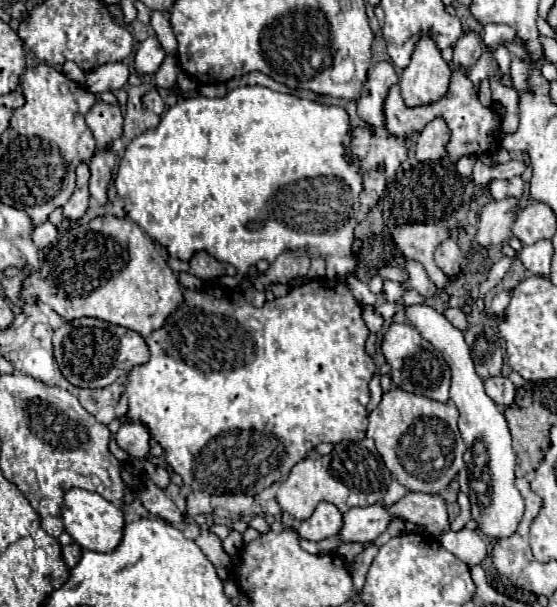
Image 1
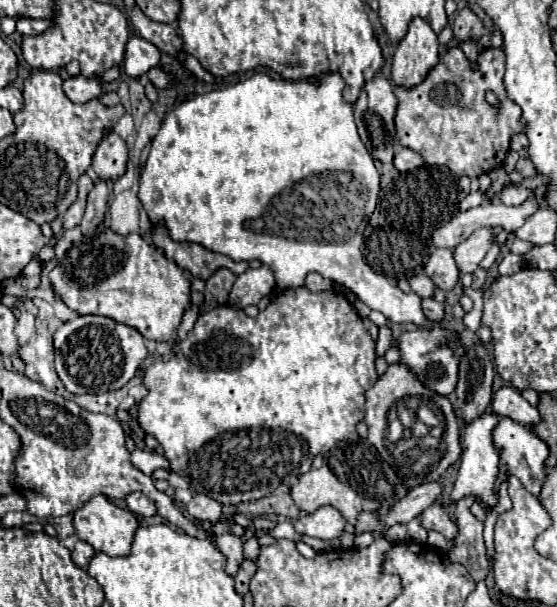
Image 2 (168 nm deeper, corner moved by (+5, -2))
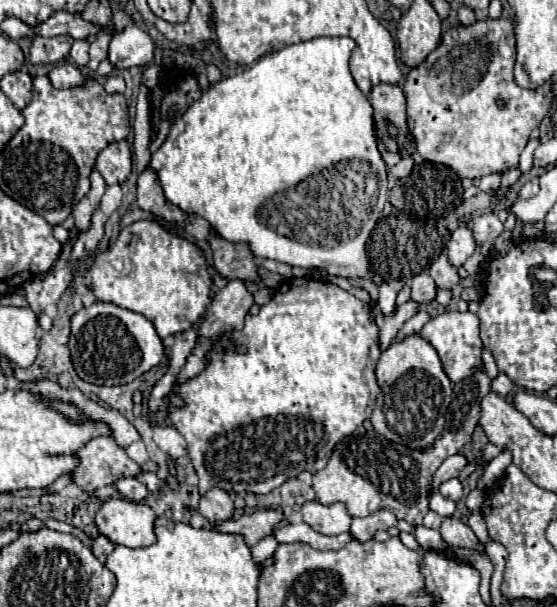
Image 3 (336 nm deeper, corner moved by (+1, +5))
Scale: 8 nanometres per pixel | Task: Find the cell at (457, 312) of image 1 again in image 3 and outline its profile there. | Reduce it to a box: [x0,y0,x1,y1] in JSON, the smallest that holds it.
[412,273,436,303]

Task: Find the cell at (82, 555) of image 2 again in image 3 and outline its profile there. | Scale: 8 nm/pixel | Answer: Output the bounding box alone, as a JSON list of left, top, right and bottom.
[92,535,114,561]

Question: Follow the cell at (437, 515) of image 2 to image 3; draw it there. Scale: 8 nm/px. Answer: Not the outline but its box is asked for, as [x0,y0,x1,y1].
[440,517,484,553]

